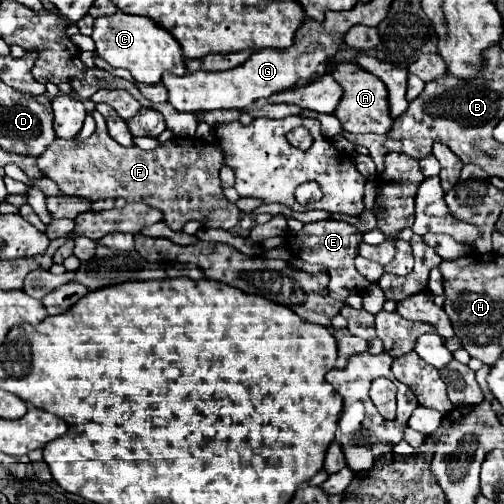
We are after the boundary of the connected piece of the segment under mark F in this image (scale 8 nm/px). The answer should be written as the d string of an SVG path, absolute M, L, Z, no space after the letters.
M93 112L97 130L85 142L77 144L73 140L57 138L45 154L37 158L39 170L55 180L59 188L69 196L85 196L89 200L101 198L125 198L127 202L145 202L163 212L163 220L171 230L181 230L185 222L197 220L205 228L233 230L241 220L241 210L229 202L223 194L219 168L223 166L223 156L199 138L169 140L155 150L141 150L137 146L125 148L117 144L105 126L105 118Z

